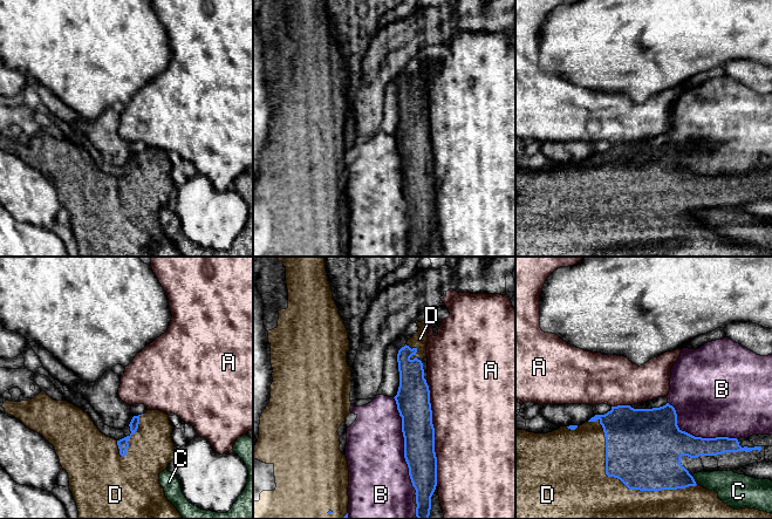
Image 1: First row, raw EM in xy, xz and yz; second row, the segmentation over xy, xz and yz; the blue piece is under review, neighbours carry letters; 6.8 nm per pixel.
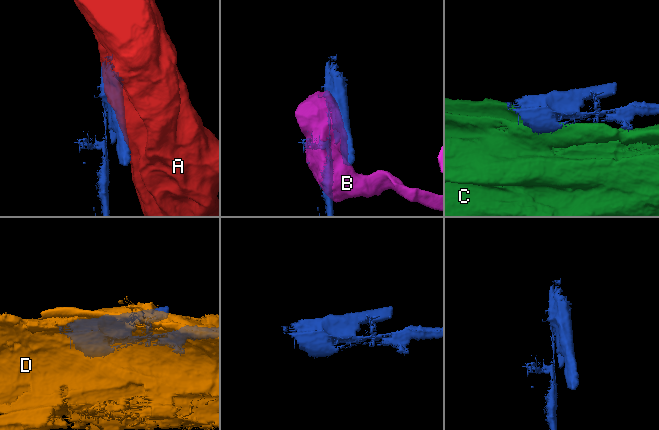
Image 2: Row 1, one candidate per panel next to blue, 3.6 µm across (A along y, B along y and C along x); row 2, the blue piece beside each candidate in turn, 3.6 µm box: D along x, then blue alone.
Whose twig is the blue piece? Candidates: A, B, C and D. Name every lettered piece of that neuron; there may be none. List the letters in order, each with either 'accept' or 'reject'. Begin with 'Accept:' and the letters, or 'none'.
Accept: D
A: reject
B: reject
C: reject
D: accept

